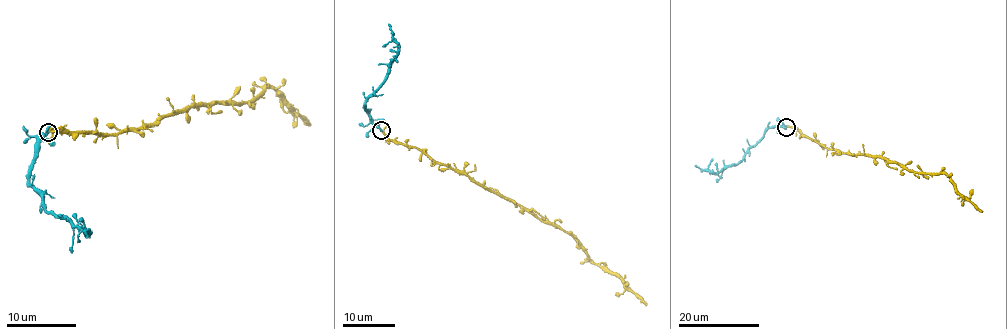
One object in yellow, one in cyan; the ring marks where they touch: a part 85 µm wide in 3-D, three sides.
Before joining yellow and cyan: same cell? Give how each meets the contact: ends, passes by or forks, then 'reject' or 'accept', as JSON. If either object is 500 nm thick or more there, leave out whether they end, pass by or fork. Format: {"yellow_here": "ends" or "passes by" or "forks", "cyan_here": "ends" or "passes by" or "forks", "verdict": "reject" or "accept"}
{"yellow_here": "passes by", "cyan_here": "passes by", "verdict": "accept"}

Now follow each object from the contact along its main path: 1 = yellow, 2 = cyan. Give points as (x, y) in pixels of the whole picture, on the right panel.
1: (786, 126), (838, 151), (888, 160), (921, 172), (945, 174), (954, 188), (982, 212)
2: (786, 126), (765, 131), (738, 163), (724, 166), (717, 173), (701, 170), (695, 165)

